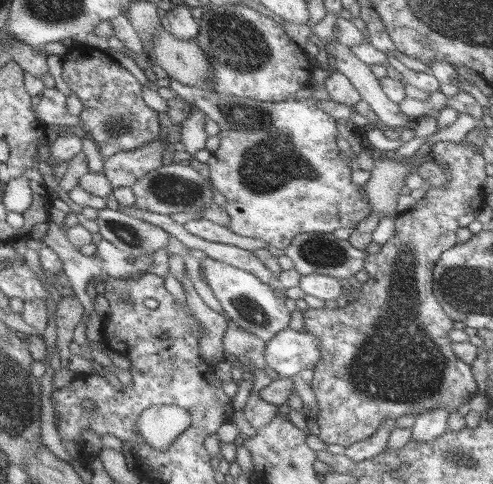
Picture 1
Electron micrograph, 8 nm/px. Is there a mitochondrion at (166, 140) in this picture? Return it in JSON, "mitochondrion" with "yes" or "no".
{"mitochondrion":"no"}

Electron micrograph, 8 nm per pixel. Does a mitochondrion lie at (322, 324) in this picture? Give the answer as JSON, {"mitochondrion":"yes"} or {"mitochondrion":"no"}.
{"mitochondrion":"no"}

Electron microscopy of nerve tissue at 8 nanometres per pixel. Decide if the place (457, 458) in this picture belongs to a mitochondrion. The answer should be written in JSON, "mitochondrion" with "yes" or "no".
{"mitochondrion":"yes"}

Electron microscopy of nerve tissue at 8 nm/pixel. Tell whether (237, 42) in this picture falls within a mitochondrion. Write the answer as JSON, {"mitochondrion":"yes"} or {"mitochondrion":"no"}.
{"mitochondrion":"yes"}

